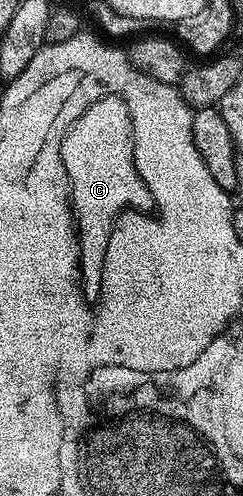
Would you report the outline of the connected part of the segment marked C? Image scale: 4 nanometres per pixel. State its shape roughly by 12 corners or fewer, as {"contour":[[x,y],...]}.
{"contour":[[103,97],[62,142],[82,287],[99,297],[116,221],[153,207],[128,114]]}

